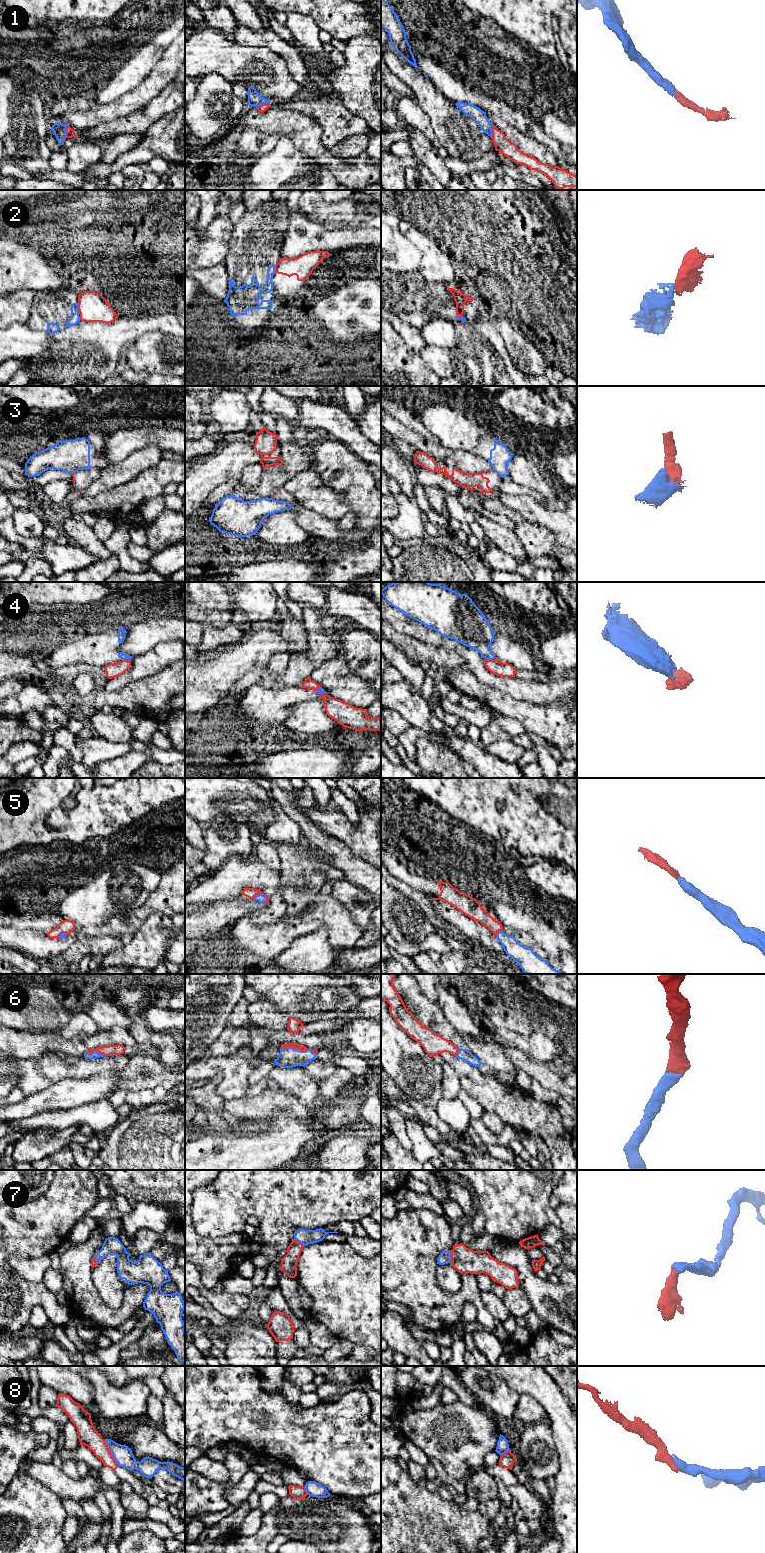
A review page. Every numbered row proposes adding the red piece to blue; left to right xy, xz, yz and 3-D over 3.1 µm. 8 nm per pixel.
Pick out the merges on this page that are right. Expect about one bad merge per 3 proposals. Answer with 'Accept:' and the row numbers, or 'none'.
Accept: 1, 5, 6, 7

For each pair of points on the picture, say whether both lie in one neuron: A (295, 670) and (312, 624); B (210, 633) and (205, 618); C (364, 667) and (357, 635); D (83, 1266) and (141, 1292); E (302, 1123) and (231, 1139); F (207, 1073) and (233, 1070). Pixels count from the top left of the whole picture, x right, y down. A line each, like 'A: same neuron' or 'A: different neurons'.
A: same neuron
B: different neurons
C: same neuron
D: same neuron
E: same neuron
F: same neuron

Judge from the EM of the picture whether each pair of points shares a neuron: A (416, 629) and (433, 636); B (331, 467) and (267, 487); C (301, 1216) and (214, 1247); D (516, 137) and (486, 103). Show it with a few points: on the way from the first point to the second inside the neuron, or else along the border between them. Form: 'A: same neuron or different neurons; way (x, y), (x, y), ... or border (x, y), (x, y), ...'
A: same neuron; way (420, 632), (429, 635)
B: different neurons; border (313, 443), (311, 451), (312, 460), (307, 466)
C: different neurons; border (242, 1231), (219, 1237)
D: different neurons; border (513, 126), (535, 139)

